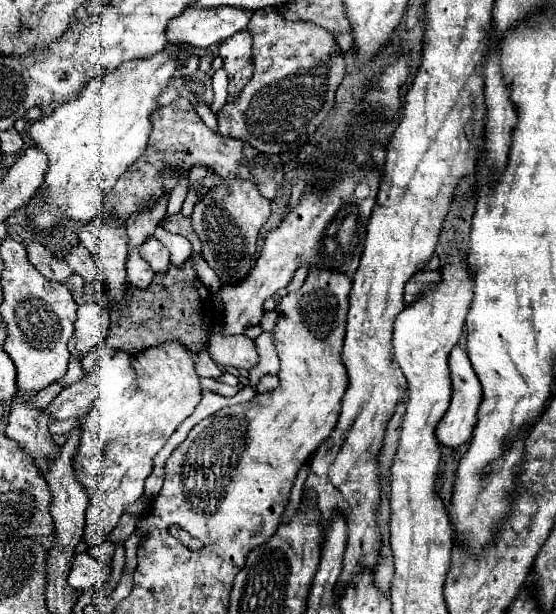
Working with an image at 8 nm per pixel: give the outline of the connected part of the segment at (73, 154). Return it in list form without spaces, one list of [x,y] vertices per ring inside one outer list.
[[[167,43],[165,49],[153,57],[121,63],[115,71],[89,81],[77,99],[59,105],[49,117],[31,125],[29,135],[33,143],[49,155],[49,171],[45,173],[41,189],[29,201],[27,211],[33,215],[29,225],[33,225],[37,231],[51,233],[55,227],[63,225],[67,217],[73,217],[75,221],[91,221],[99,213],[99,201],[105,199],[107,191],[129,169],[129,165],[143,155],[147,139],[153,131],[151,113],[159,109],[157,99],[183,67],[183,61],[173,57],[173,47],[177,47],[177,43]]]

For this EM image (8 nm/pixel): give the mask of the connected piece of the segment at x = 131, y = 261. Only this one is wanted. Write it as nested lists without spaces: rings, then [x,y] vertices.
[[[135,251],[135,253],[129,253],[127,257],[127,279],[131,285],[139,287],[139,289],[147,289],[153,281],[153,269],[147,265],[147,261],[141,259],[141,255]]]

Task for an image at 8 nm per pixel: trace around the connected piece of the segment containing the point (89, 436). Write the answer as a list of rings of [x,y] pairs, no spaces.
[[[167,341],[165,345],[141,351],[133,361],[133,369],[137,379],[109,419],[99,419],[93,415],[93,409],[87,413],[81,445],[73,459],[77,479],[89,495],[83,537],[87,547],[105,541],[117,527],[125,507],[143,495],[143,481],[153,469],[153,457],[201,401],[193,353],[179,341]]]

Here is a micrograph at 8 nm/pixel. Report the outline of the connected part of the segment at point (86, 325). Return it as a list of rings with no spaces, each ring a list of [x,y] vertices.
[[[83,303],[77,309],[75,335],[77,335],[77,351],[87,353],[95,345],[99,345],[109,331],[109,313],[97,303]]]

